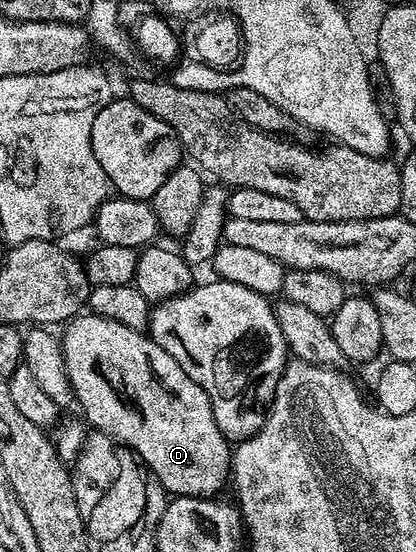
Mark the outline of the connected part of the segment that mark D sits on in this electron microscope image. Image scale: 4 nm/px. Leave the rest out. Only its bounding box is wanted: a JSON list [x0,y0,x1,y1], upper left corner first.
[59,312,231,498]

